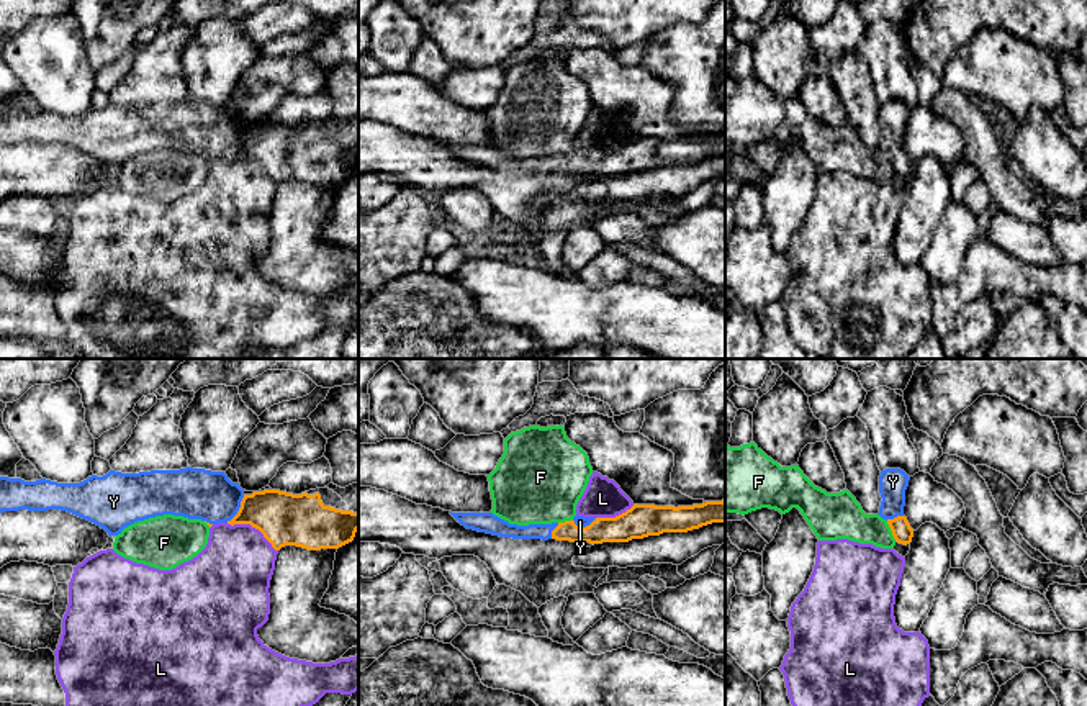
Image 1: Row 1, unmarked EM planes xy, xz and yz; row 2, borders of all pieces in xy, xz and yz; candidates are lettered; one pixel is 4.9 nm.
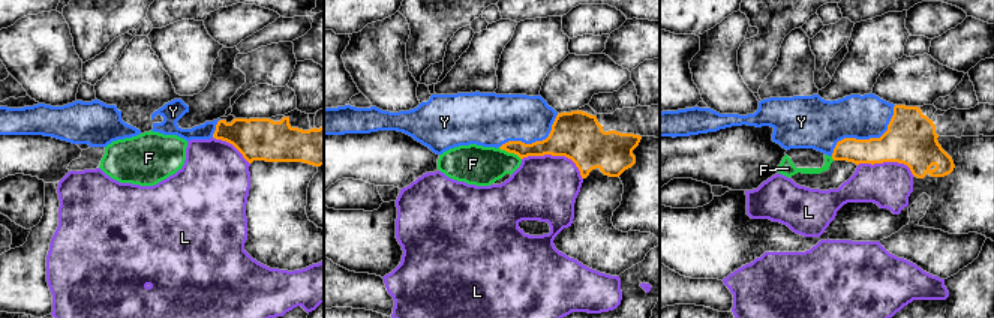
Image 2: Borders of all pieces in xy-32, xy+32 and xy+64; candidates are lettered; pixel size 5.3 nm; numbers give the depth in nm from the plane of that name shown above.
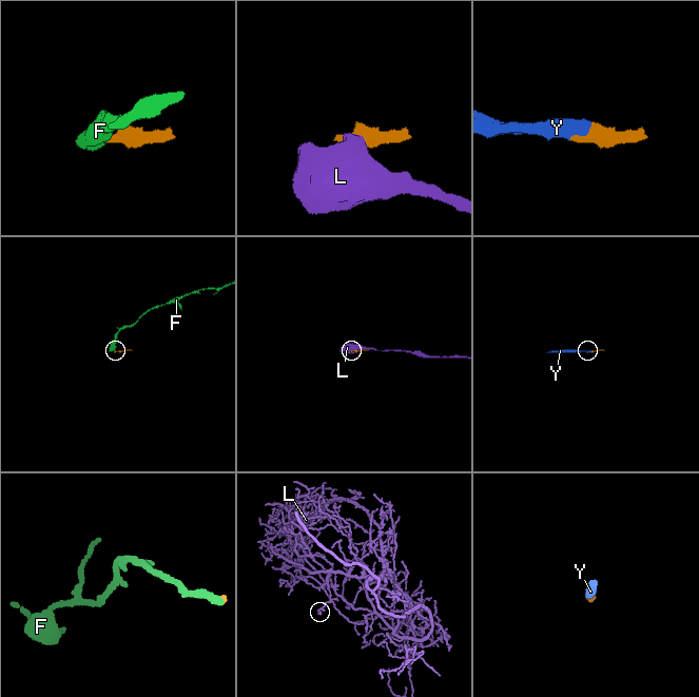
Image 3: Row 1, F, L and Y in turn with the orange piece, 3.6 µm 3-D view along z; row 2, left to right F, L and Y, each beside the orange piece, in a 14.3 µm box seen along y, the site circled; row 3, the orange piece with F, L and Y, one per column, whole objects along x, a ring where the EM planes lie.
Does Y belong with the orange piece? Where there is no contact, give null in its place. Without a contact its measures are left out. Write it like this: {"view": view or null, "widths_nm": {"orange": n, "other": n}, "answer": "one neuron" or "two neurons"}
{"view": "xy", "widths_nm": {"orange": 260, "other": 260}, "answer": "one neuron"}

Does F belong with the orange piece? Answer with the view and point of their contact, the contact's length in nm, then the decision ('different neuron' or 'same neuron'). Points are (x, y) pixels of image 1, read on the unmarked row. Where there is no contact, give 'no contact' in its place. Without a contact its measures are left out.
yz (891, 162) | 120 nm | different neuron

